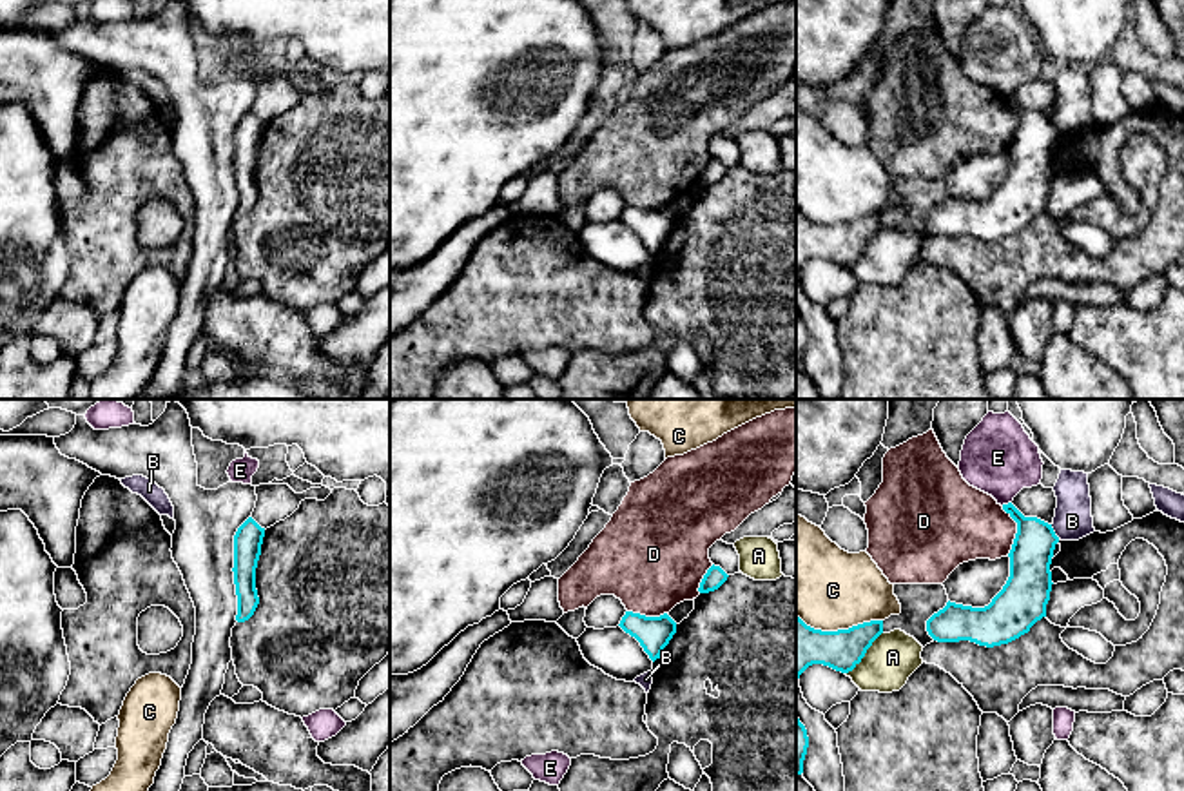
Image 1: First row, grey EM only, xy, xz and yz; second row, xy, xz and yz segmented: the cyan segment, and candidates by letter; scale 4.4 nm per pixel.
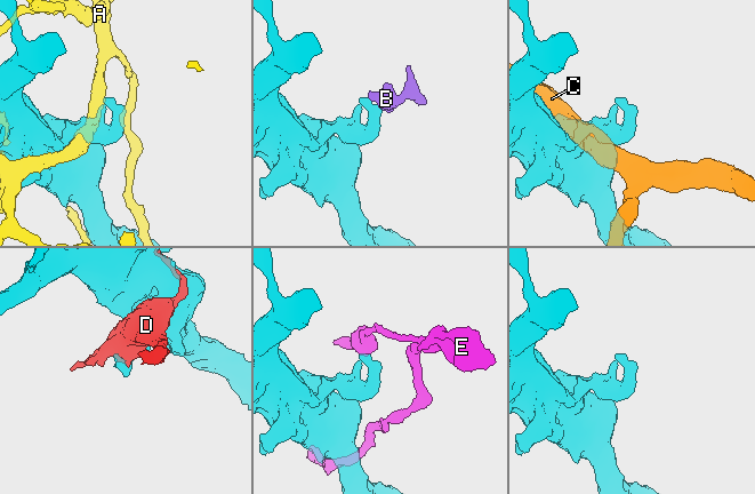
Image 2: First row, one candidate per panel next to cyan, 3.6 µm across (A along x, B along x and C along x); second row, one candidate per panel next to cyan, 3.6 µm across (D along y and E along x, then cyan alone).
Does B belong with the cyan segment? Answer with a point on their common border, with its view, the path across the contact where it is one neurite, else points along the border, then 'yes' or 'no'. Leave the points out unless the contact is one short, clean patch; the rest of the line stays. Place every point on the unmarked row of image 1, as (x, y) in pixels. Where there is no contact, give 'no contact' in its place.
yz (1054, 126) | along yz (1050, 118), (1059, 131) | no

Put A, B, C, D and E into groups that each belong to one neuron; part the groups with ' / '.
A / B / C / D / E

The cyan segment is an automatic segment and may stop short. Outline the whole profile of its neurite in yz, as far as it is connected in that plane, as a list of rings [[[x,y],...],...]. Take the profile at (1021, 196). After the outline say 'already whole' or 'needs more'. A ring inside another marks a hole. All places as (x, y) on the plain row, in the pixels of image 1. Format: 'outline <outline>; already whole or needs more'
outline [[[1012,96],[1003,103],[1017,116],[1008,147],[1010,171],[985,201],[946,196],[927,214],[928,229],[937,236],[970,234],[994,241],[1008,238],[1046,210],[1052,185],[1052,151],[1059,131],[1052,118],[1024,111]]]; already whole

